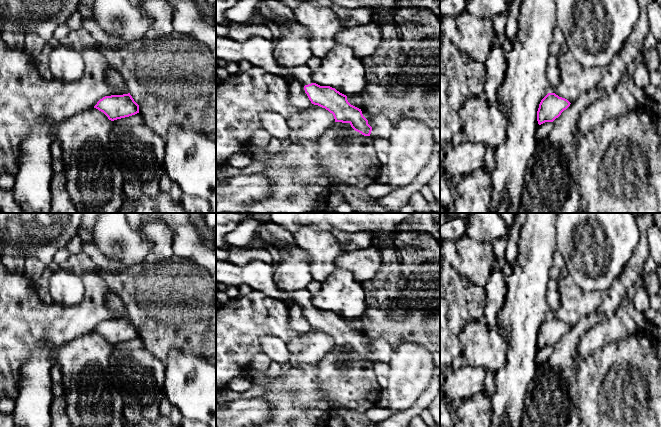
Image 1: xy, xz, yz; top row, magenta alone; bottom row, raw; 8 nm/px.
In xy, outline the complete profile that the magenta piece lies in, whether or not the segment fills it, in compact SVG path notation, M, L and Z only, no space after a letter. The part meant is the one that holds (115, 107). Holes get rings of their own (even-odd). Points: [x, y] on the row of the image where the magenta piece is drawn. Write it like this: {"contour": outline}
{"contour": "M130 93L105 96L97 102L94 108L103 112L111 121L139 113L139 105Z"}

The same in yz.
{"contour": "M548 93L539 104L537 111L538 124L553 122L570 104L567 99L559 97L555 93Z"}

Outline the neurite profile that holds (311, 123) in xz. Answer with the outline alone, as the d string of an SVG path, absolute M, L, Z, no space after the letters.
M312 104L287 118L287 124L290 128L290 140L318 141L327 130L333 127L335 119L325 108Z

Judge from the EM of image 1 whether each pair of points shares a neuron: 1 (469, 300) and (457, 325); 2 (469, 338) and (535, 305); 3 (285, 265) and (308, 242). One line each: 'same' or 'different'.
1: same
2: different
3: different

